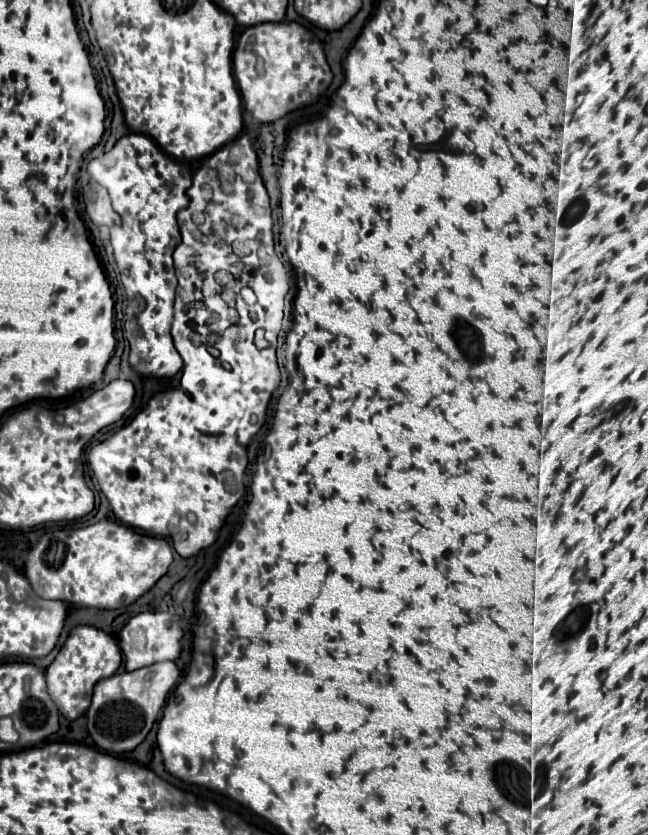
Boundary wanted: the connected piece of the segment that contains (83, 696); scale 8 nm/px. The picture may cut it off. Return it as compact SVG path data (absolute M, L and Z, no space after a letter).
M89 625L75 627L69 633L61 651L57 653L57 657L53 659L53 663L45 671L47 691L53 697L53 701L57 703L61 715L67 719L81 717L89 707L95 683L105 677L115 675L119 665L121 665L121 649L111 635L107 635L101 629L89 627Z

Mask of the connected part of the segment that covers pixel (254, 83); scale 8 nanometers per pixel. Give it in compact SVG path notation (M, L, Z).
M261 23L247 27L233 53L233 75L245 103L243 107L257 125L275 123L287 113L315 103L333 79L321 43L299 23Z

